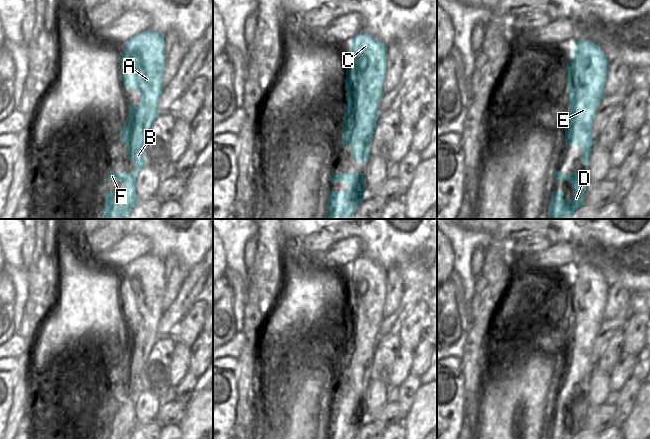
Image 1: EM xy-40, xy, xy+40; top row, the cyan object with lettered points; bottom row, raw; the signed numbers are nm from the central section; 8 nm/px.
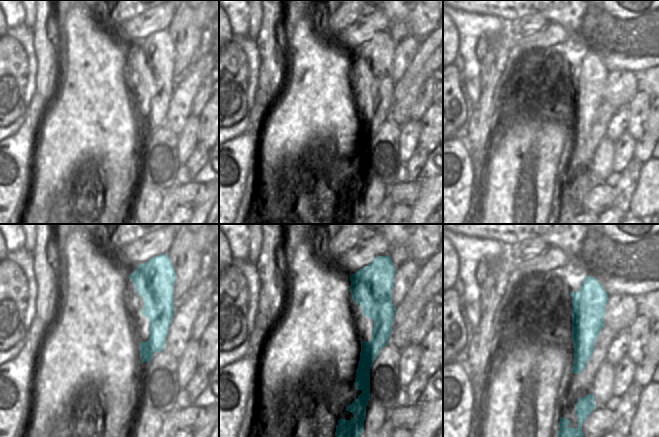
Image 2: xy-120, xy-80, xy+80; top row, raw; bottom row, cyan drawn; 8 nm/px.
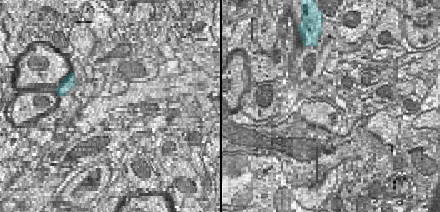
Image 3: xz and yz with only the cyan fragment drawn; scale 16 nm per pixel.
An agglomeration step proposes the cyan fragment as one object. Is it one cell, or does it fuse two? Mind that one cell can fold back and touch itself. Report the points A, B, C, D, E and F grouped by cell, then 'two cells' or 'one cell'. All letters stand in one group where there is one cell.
A B C D E F; one cell

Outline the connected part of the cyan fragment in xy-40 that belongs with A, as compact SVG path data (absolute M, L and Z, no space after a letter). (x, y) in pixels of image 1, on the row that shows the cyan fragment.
M151 29L143 31L124 43L126 50L120 53L122 82L125 88L140 90L140 104L135 107L127 105L128 117L122 127L120 142L128 148L130 160L134 162L133 173L109 172L108 181L121 181L124 188L121 191L106 191L103 215L100 219L127 219L138 202L136 196L136 177L144 167L144 142L148 132L158 116L158 101L163 91L162 76L164 74L164 35Z

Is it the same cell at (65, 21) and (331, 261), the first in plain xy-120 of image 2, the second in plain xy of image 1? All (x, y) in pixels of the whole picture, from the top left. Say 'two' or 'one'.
two

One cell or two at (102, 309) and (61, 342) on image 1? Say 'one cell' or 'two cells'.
one cell

